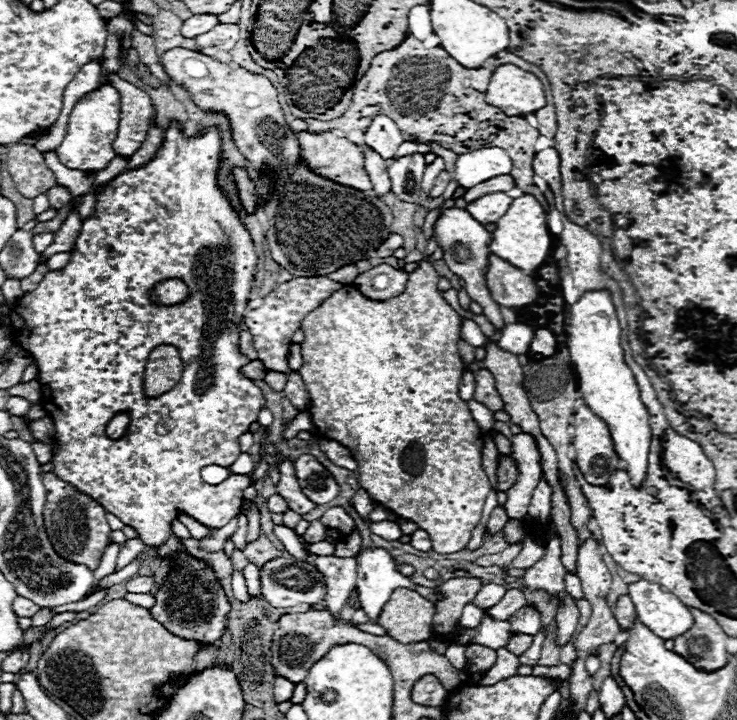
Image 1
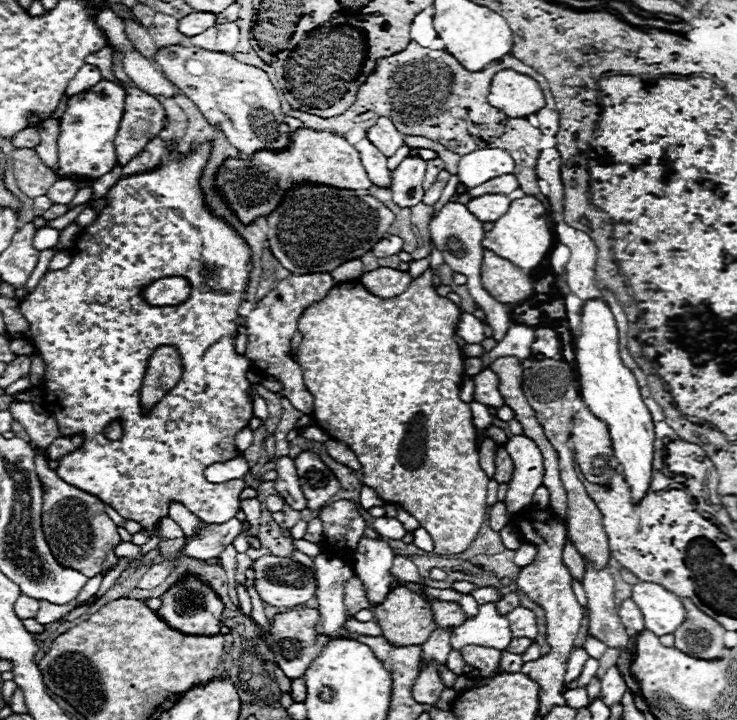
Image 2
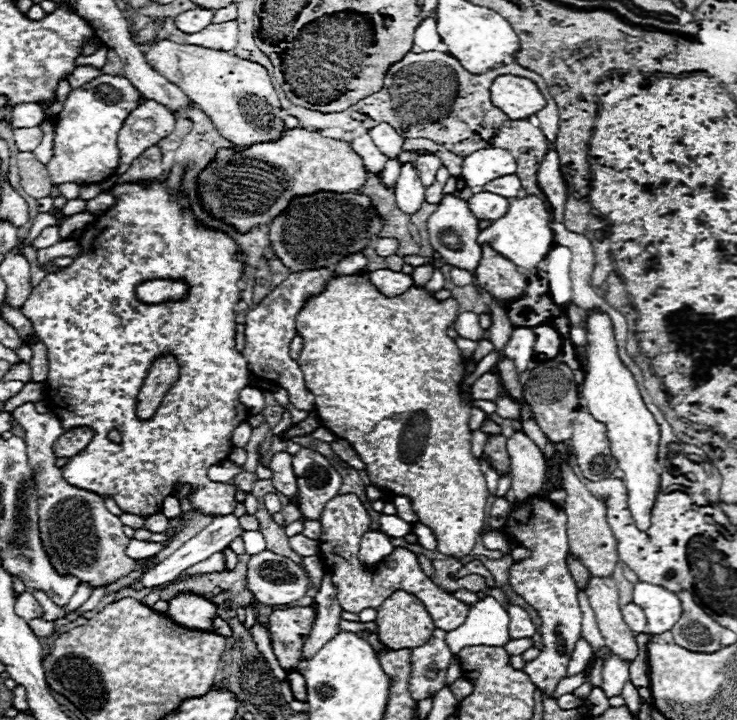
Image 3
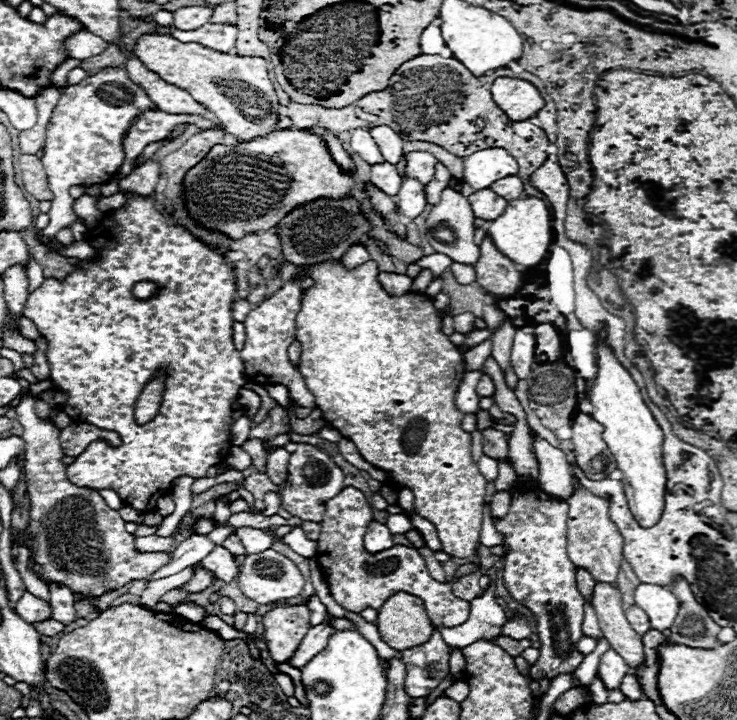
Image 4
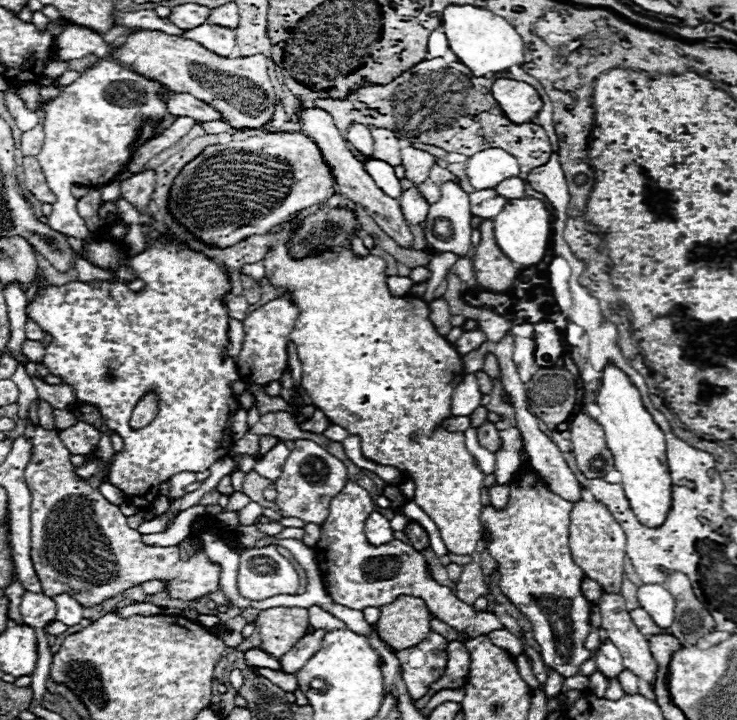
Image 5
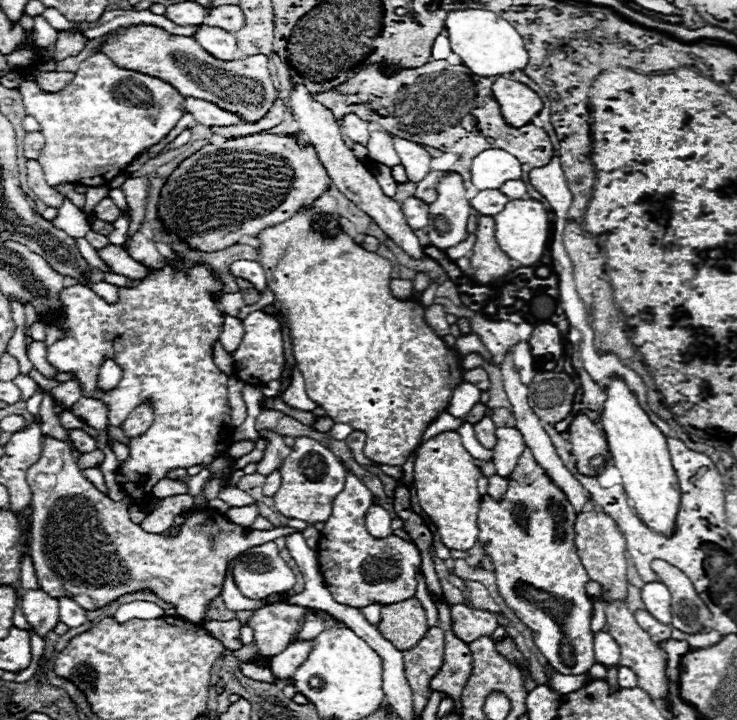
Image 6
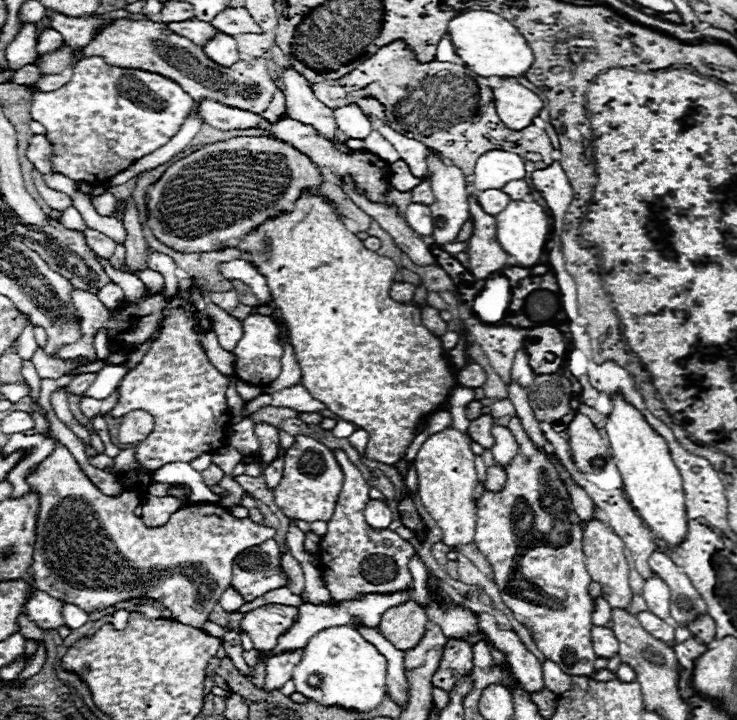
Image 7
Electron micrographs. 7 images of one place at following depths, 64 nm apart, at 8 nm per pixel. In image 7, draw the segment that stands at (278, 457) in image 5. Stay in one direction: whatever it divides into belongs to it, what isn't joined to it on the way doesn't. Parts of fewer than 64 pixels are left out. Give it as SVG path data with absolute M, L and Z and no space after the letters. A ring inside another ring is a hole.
M256 424L254 426L254 434L260 440L260 448L262 448L262 460L264 460L264 468L278 456L278 430L270 424Z

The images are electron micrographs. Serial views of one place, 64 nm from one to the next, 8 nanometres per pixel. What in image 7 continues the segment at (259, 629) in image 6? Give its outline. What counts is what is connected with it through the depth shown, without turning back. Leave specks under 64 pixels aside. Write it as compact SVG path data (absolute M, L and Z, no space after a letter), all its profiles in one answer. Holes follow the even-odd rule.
M266 604L246 614L240 622L240 630L250 634L256 650L272 650L278 636L282 636L292 626L296 616L298 608L294 606Z

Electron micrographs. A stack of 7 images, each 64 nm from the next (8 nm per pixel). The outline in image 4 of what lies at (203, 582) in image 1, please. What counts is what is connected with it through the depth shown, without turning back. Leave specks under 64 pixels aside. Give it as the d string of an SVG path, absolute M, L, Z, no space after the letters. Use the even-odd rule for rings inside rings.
M178 604L178 606L174 606L174 614L178 614L180 618L184 618L186 622L192 622L192 624L202 622L202 618L206 616L206 612L202 608L196 608L192 604Z

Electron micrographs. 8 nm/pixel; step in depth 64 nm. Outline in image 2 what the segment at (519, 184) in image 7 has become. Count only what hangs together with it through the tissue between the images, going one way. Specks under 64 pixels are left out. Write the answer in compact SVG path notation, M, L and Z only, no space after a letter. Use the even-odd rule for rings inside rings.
M504 174L502 178L494 178L490 182L484 182L482 186L474 188L474 190L468 190L470 198L476 198L480 194L510 194L518 188L518 182L516 182L516 176L514 174Z

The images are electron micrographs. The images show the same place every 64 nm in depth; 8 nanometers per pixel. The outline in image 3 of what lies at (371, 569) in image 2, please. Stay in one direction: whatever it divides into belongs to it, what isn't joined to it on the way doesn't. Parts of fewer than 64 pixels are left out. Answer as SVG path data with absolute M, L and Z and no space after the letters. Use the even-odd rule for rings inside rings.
M368 530L360 542L360 548L360 560L366 566L376 566L384 556L390 554L390 550L394 550L390 538L382 530Z

